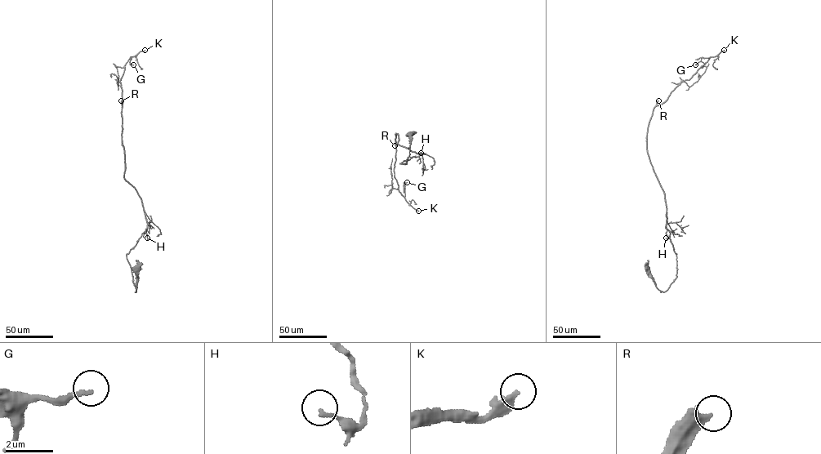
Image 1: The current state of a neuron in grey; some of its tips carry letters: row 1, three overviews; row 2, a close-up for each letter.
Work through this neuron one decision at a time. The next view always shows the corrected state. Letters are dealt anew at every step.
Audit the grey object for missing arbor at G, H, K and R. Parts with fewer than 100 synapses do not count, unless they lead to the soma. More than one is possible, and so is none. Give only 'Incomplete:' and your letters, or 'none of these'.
Incomplete: K

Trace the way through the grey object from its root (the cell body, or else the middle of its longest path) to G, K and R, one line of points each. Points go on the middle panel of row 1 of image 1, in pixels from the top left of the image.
G: (410, 134), (405, 164), (400, 163), (421, 153), (400, 146), (395, 134), (394, 177), (404, 197), (407, 182)
K: (410, 134), (409, 155), (400, 163), (421, 153), (400, 146), (395, 134), (394, 177), (398, 190), (418, 211)
R: (410, 134), (409, 155), (406, 163), (400, 163), (417, 157), (421, 153), (398, 143), (397, 134), (394, 145)

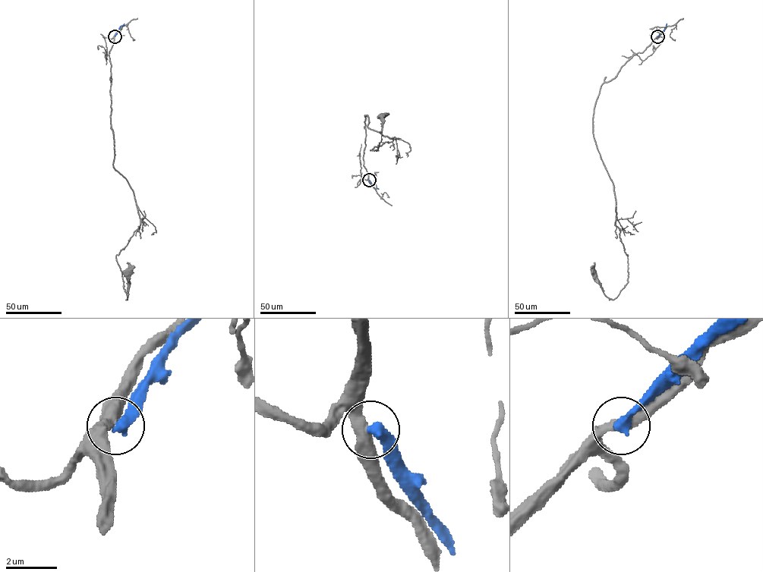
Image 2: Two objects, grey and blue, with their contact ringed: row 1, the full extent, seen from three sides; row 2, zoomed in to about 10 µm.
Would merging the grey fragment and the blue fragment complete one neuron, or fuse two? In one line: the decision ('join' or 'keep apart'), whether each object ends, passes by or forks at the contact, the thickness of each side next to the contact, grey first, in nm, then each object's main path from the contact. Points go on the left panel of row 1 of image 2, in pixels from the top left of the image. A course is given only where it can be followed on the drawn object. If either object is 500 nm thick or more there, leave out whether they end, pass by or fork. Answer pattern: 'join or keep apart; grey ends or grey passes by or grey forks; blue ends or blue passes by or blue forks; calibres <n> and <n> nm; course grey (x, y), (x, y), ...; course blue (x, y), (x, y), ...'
keep apart; grey passes by; blue ends; calibres 440 and 420 nm; course grey (115, 36), (108, 54), (113, 166), (133, 192), (140, 221), (128, 243), (116, 256), (127, 299), (127, 271); course blue (115, 36), (124, 23)

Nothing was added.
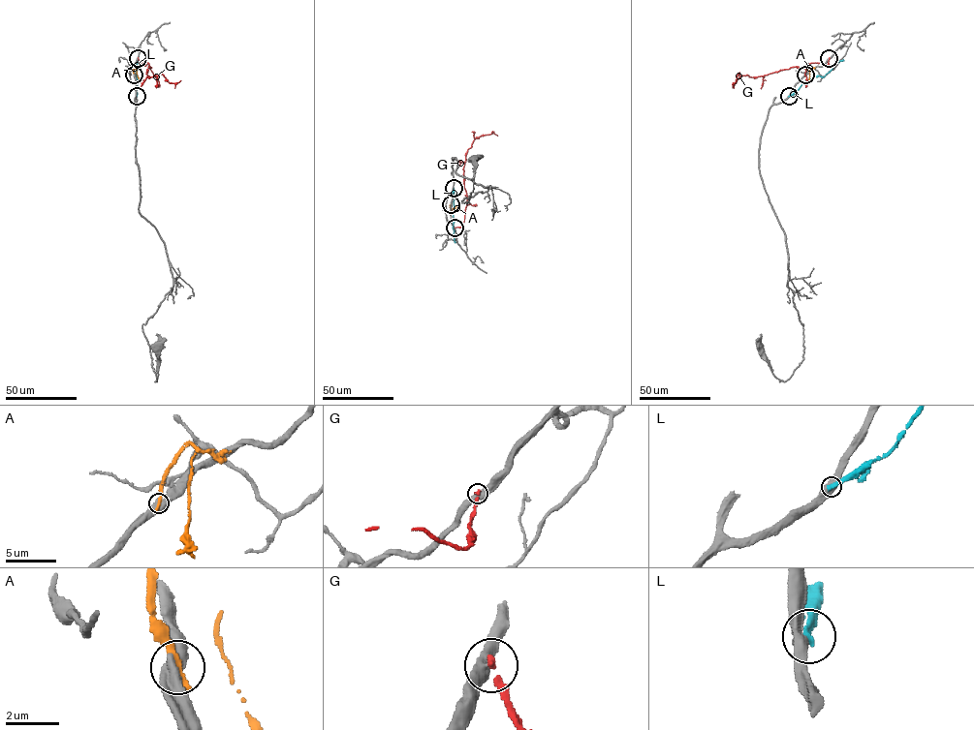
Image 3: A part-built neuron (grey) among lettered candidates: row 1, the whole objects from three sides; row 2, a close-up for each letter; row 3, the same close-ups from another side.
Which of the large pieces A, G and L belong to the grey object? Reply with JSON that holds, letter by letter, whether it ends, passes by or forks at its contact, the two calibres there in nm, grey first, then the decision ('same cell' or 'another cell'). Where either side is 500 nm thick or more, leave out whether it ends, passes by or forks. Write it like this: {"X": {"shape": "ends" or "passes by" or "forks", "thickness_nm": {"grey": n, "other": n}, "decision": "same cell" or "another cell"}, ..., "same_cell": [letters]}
{"A": {"thickness_nm": {"grey": 550, "other": 360}, "decision": "another cell"}, "G": {"shape": "ends", "thickness_nm": {"grey": 400, "other": 240}, "decision": "another cell"}, "L": {"thickness_nm": {"grey": 550, "other": 280}, "decision": "another cell"}, "same_cell": []}

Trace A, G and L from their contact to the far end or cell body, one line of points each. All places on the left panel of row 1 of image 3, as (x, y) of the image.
A: (134, 75), (134, 67), (140, 81)
G: (138, 58), (145, 65), (148, 63), (149, 76), (162, 74), (170, 82), (180, 80)
L: (136, 96), (139, 59)

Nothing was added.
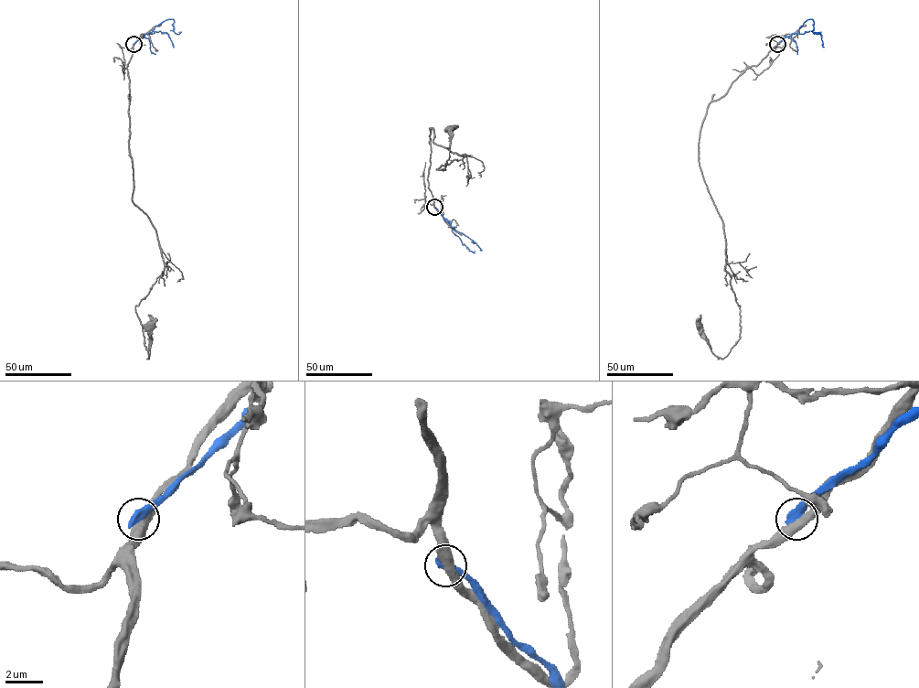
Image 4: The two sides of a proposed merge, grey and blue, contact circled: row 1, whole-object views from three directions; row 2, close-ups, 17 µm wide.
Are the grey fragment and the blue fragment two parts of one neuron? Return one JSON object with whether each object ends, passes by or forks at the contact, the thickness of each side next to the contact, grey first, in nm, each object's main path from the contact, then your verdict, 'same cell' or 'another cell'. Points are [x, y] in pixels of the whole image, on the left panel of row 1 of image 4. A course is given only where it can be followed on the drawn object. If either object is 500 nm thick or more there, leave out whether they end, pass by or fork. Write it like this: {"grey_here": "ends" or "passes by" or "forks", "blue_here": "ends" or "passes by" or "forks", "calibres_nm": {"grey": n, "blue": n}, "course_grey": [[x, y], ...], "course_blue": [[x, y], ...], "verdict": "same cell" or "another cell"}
{"calibres_nm": {"grey": 440, "blue": 600}, "course_grey": [[133, 44], [127, 67], [132, 200], [155, 231], [164, 265], [150, 292], [135, 306], [148, 358], [149, 326]], "course_blue": [[133, 44], [167, 19], [174, 19], [176, 33], [181, 32]], "verdict": "another cell"}

